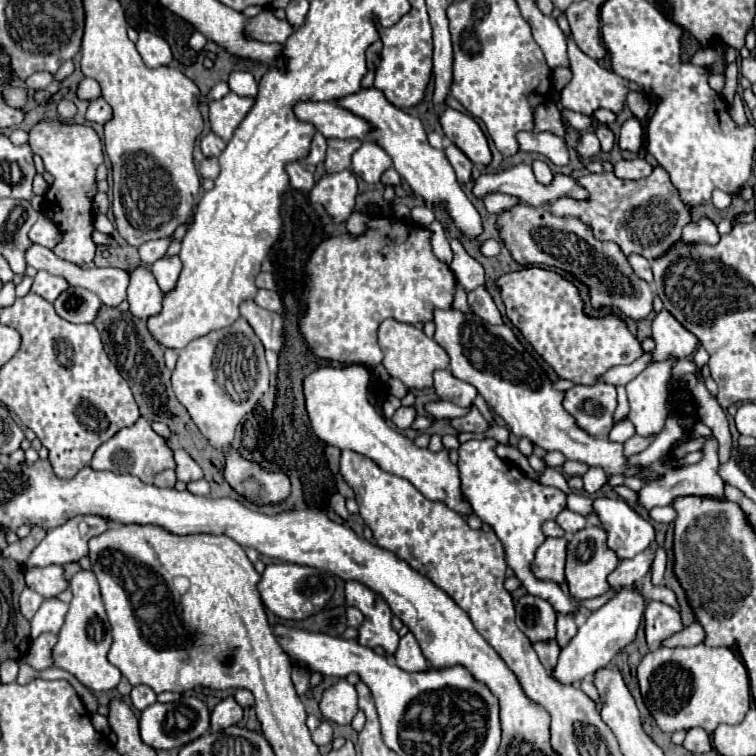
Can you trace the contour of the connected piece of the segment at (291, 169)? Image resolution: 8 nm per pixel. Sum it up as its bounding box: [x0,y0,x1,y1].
[287,162,313,192]

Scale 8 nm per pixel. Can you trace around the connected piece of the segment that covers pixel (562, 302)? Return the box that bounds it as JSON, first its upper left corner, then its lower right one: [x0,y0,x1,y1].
[495,266,643,386]

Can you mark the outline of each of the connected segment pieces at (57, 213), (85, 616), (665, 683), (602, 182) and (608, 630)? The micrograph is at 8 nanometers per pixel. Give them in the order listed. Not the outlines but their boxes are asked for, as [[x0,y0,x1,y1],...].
[[29,120,103,266],[53,570,121,690],[637,646,751,734],[549,162,691,260],[549,586,645,684]]

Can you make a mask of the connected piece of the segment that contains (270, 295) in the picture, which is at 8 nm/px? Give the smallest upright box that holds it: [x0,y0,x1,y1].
[253,290,281,312]

